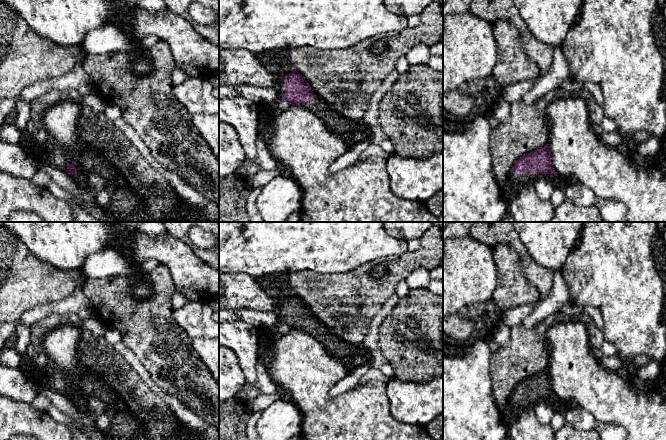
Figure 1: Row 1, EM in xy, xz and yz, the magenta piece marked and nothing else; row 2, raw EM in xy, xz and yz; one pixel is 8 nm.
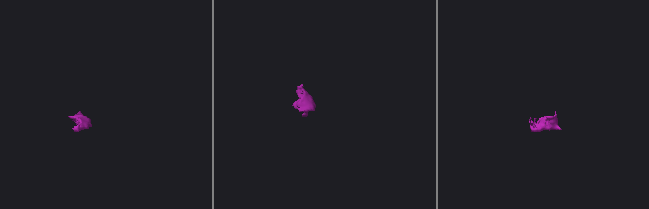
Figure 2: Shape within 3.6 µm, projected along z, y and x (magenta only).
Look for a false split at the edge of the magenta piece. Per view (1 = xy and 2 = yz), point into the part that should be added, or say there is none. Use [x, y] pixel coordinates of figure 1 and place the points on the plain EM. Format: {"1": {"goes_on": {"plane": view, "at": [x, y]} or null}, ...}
{"1": {"goes_on": {"plane": "xy", "at": [94, 397]}}, "2": {"goes_on": {"plane": "yz", "at": [515, 406]}}}

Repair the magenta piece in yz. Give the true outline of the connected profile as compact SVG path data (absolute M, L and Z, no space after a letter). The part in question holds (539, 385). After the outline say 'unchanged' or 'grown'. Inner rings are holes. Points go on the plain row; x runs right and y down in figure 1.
M549 368L520 381L507 399L502 416L508 426L528 408L534 407L538 402L548 403L555 412L564 414L571 404L558 398L551 385Z; grown

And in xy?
M81 366L78 382L67 391L67 397L79 411L94 420L97 428L109 440L148 440L142 420L117 395L116 391L93 370Z; grown

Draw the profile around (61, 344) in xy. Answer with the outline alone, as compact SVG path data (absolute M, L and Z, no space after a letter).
M64 324L48 332L43 340L43 347L56 369L56 379L67 391L77 385L81 373L78 359L78 344L81 328Z

